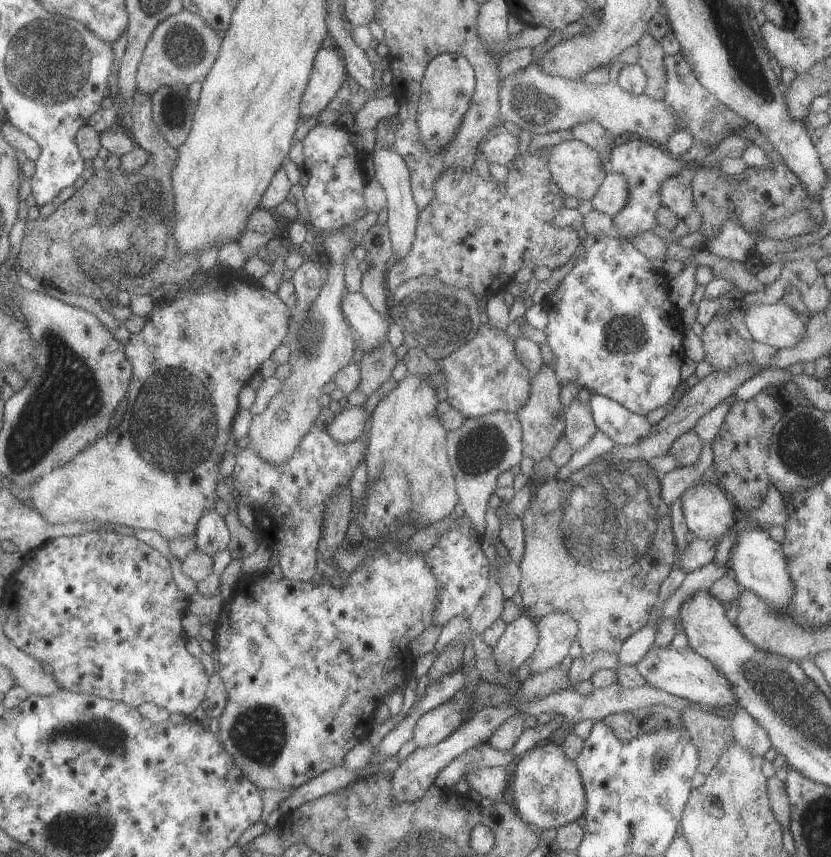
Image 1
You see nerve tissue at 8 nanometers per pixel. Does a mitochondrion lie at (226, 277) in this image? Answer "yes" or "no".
no

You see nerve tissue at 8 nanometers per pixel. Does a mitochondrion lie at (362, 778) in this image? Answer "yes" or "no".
no

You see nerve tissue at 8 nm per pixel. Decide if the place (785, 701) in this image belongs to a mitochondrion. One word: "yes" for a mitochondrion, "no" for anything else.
yes

